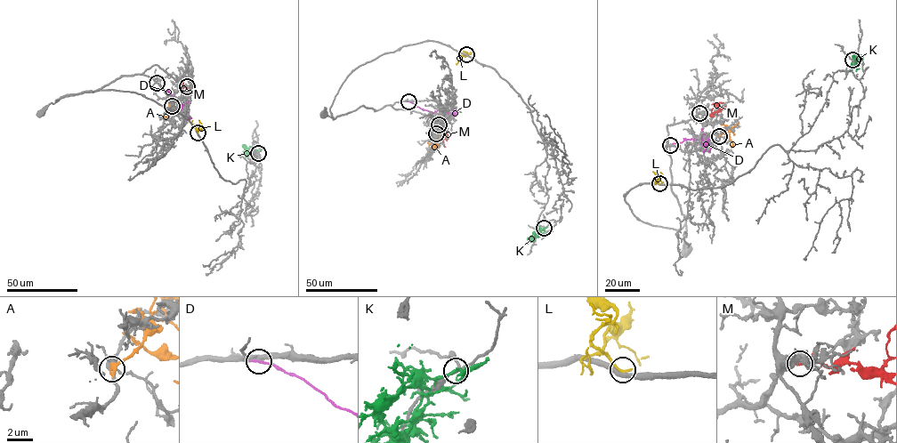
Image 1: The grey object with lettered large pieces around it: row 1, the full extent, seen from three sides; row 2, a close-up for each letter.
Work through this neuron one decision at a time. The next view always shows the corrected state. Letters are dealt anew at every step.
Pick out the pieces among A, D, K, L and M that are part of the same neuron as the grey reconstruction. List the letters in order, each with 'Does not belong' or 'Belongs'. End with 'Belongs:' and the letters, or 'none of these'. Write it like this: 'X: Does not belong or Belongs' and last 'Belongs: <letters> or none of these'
A: Does not belong
D: Does not belong
K: Does not belong
L: Does not belong
M: Belongs
Belongs: M

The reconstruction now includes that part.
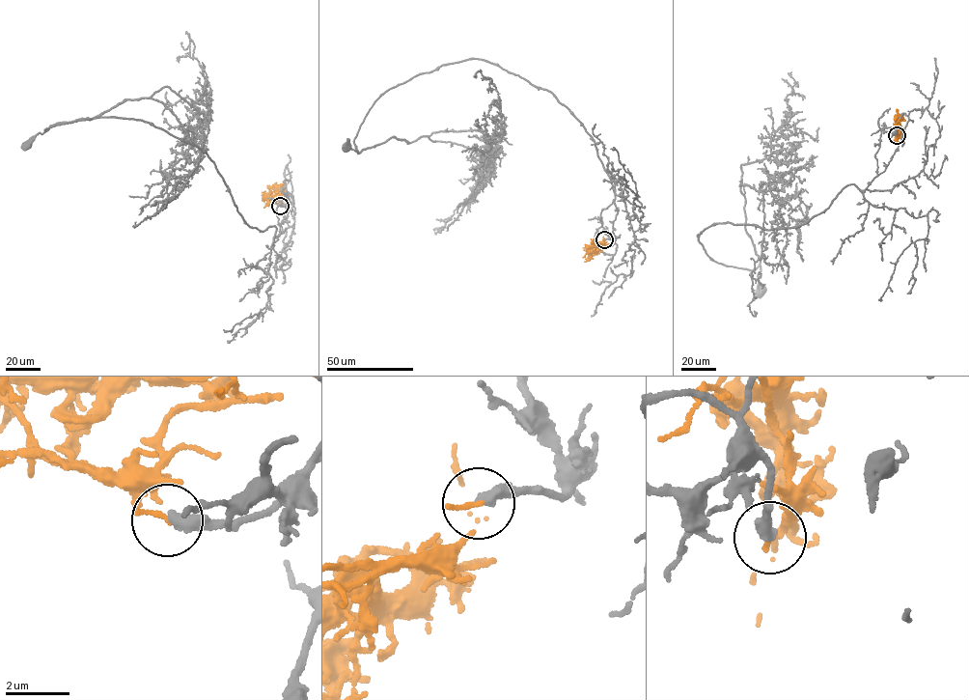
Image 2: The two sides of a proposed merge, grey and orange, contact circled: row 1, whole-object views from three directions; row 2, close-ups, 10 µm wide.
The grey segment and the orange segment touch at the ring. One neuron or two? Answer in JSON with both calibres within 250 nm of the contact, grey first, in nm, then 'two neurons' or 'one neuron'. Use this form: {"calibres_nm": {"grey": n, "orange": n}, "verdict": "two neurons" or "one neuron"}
{"calibres_nm": {"grey": 400, "orange": 130}, "verdict": "two neurons"}

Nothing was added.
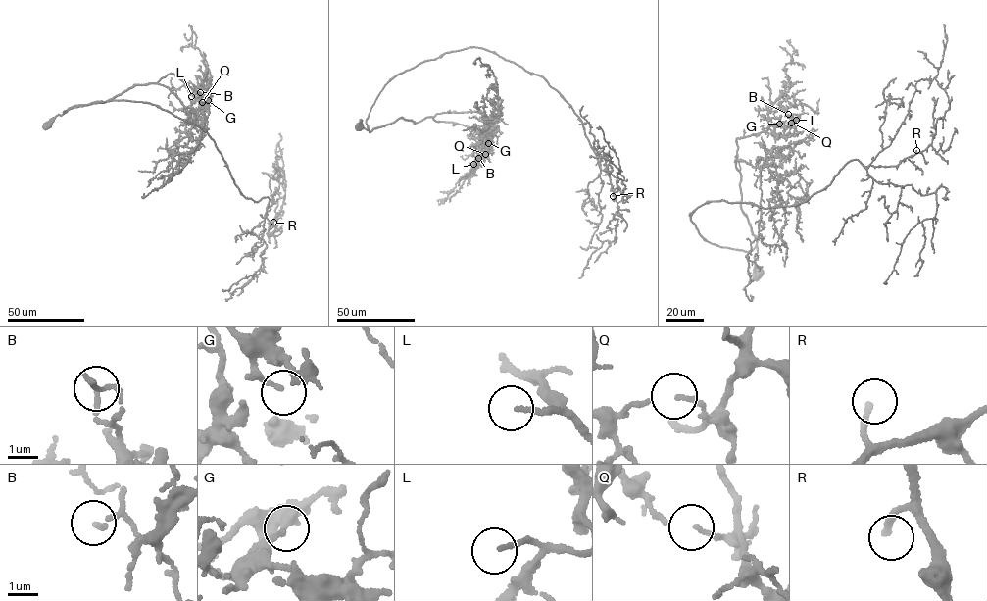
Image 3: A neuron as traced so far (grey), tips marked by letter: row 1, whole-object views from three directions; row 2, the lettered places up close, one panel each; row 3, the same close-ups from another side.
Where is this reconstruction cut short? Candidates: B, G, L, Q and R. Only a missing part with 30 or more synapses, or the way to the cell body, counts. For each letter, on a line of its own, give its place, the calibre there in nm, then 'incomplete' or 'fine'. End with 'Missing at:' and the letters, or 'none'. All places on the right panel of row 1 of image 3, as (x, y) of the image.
B: place (788, 114); calibre 140 nm; fine
G: place (779, 124); calibre 110 nm; fine
L: place (796, 120); calibre 150 nm; incomplete
Q: place (791, 123); calibre 80 nm; fine
R: place (916, 150); calibre 220 nm; incomplete
Missing at: L, R

